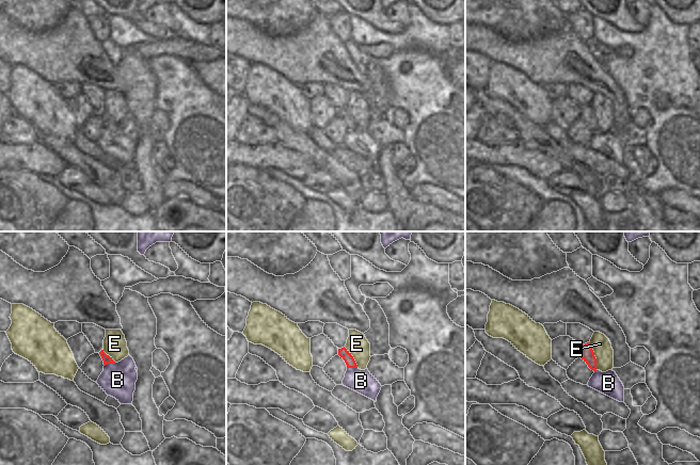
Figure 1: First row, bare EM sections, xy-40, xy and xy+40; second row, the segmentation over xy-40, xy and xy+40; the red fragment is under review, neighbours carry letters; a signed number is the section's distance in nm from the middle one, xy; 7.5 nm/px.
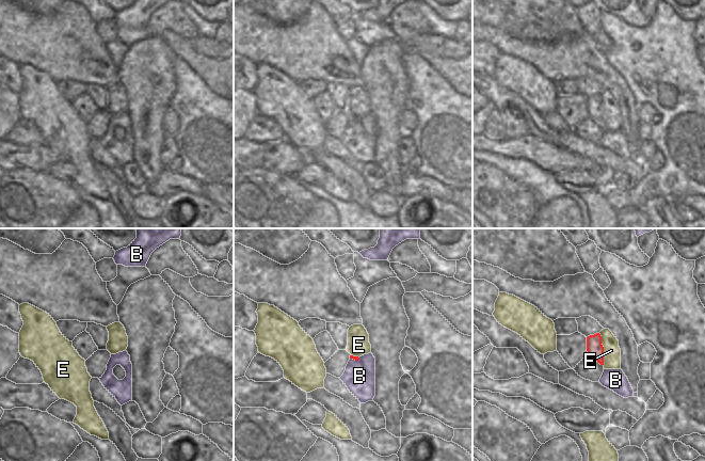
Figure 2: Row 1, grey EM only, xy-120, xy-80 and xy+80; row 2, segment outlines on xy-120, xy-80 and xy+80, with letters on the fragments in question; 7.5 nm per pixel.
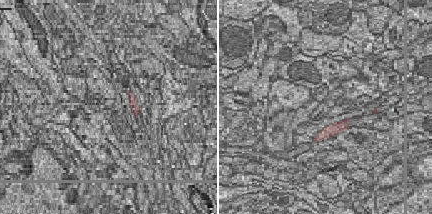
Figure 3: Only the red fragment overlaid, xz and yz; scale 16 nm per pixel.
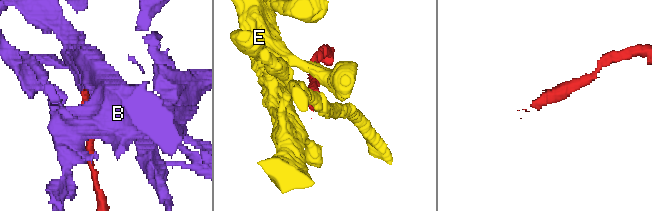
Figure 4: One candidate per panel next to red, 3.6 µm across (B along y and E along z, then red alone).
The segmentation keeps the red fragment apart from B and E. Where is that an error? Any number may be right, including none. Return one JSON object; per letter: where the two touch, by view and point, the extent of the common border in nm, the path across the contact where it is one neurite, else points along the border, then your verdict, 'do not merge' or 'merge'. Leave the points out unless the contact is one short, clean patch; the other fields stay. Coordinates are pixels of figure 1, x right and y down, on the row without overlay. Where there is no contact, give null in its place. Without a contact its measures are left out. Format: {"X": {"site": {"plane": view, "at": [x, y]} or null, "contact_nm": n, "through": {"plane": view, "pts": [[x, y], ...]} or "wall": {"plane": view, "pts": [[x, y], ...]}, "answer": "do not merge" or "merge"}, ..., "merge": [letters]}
{"B": {"site": {"plane": "xy-40", "at": [110, 124]}, "contact_nm": 90, "wall": {"plane": "xy-40", "pts": [[115, 124], [107, 124], [105, 126]]}, "answer": "do not merge"}, "E": {"site": {"plane": "xy+40", "at": [594, 117]}, "contact_nm": 220, "answer": "do not merge"}, "merge": []}

